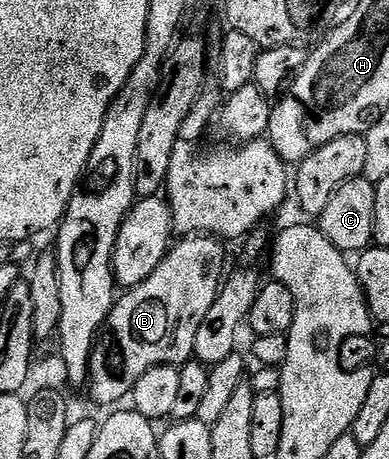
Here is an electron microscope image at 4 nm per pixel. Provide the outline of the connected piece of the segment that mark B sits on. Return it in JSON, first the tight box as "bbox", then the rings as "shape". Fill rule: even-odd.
{"bbox":[89,233,227,403],"shape":[[[198,233],[183,237],[172,246],[167,252],[167,256],[161,261],[161,265],[157,265],[157,269],[153,269],[153,273],[149,273],[149,277],[145,277],[145,281],[141,281],[141,285],[124,290],[122,294],[115,300],[115,308],[109,313],[106,323],[103,324],[101,338],[96,342],[94,349],[91,351],[91,365],[89,368],[89,388],[91,387],[91,395],[99,403],[119,403],[122,399],[126,400],[131,394],[131,390],[137,385],[137,381],[142,377],[150,367],[161,367],[164,365],[182,365],[194,356],[193,340],[197,338],[197,329],[201,329],[201,321],[205,321],[205,313],[209,313],[209,309],[213,309],[213,301],[219,295],[219,288],[225,278],[225,270],[223,266],[227,263],[227,255],[223,252],[224,244],[218,238],[210,235],[200,235]]]}

